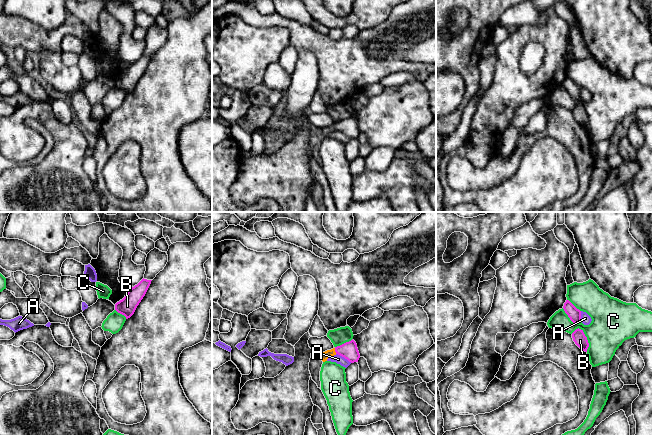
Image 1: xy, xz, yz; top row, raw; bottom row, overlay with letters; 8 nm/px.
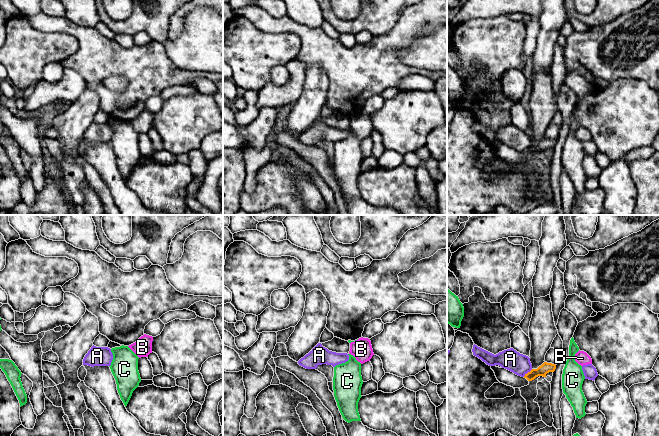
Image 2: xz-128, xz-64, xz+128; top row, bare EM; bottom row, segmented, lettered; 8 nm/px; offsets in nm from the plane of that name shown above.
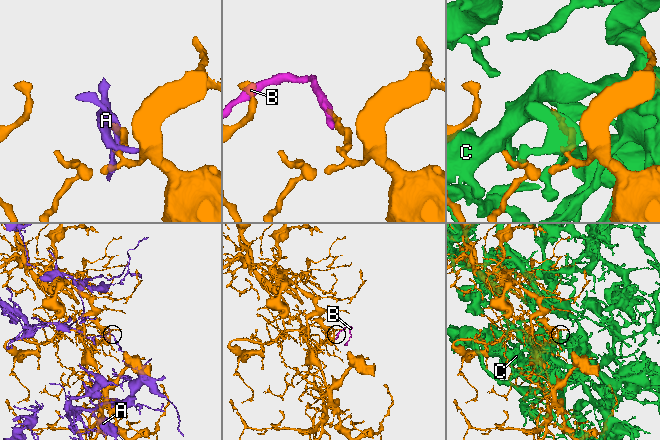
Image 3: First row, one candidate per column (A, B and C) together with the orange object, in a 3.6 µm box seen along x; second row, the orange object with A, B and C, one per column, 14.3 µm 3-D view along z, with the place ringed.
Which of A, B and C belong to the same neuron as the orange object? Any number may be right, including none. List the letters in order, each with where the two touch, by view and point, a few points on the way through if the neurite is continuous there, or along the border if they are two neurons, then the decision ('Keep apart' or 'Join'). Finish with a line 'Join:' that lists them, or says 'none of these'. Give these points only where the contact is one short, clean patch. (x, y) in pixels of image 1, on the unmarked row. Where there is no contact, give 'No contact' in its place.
A: Touches orange at xz (331, 131). Keep apart
B: Touches orange at xz (334, 127). Path across: xz (325, 131), (334, 127), (348, 126). Join
C: Touches orange at xz (324, 137). Keep apart
Join: B

